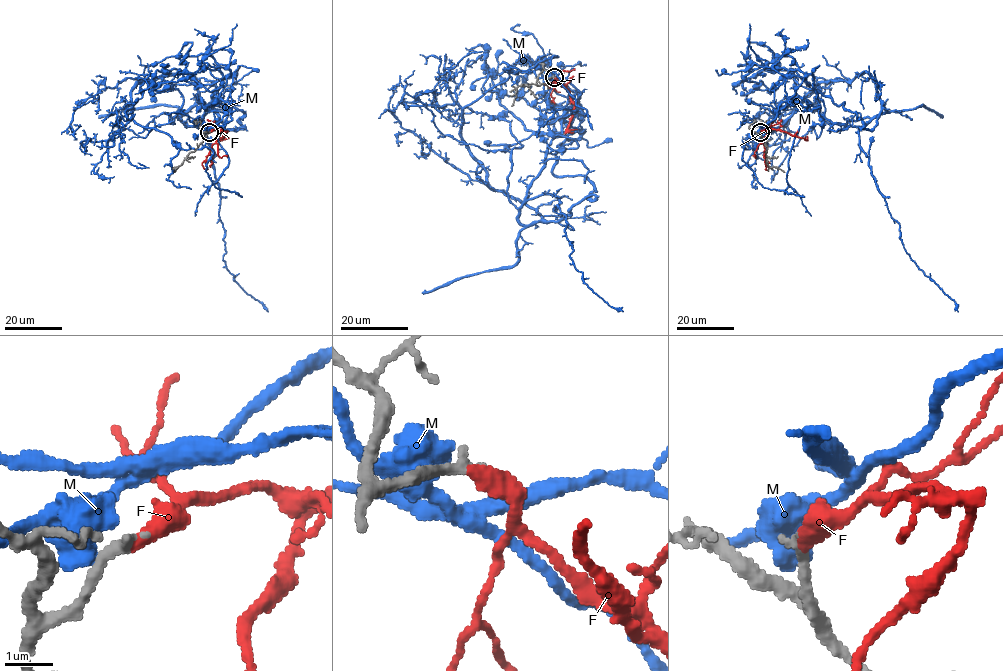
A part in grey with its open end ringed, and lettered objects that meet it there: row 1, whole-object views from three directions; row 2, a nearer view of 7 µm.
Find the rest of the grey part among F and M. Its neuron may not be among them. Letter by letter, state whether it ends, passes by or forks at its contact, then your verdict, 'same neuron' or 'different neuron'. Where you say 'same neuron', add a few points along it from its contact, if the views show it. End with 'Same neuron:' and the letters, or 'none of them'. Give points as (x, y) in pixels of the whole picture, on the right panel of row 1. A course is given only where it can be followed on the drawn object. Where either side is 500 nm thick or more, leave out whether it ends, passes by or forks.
F: it ends | same neuron | via (760, 132), (769, 131), (763, 142), (765, 168)
M: different neuron
Same neuron: F

